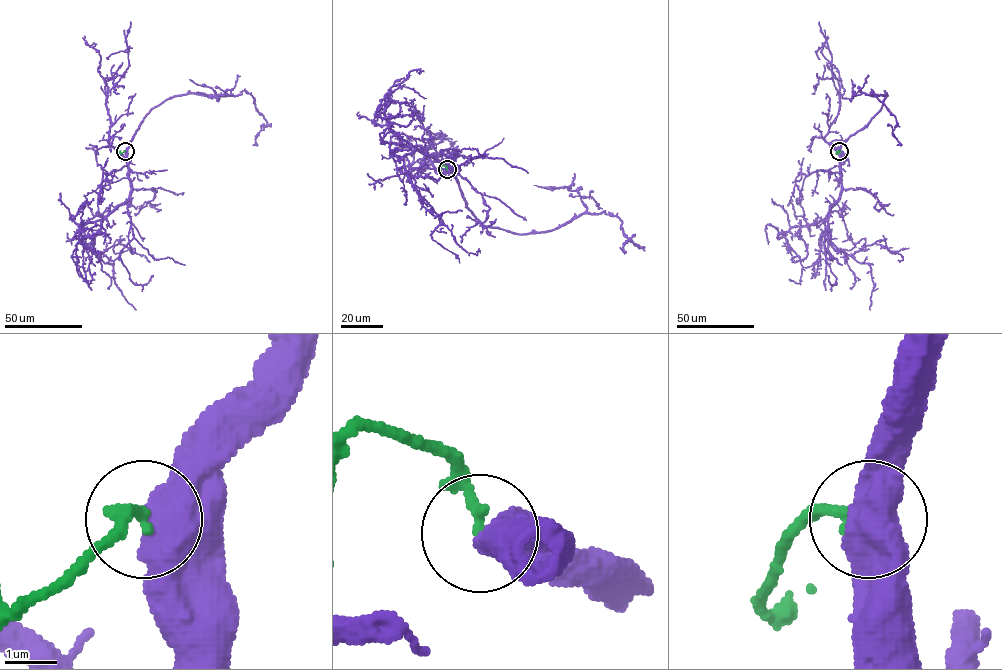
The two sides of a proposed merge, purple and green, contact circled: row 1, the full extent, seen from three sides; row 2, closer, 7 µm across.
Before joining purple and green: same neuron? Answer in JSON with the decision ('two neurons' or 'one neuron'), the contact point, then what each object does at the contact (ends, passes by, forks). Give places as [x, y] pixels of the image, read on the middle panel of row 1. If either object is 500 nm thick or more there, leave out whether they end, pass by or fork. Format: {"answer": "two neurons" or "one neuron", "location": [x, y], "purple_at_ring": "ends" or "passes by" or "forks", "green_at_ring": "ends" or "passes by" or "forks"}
{"answer": "two neurons", "location": [447, 169]}

